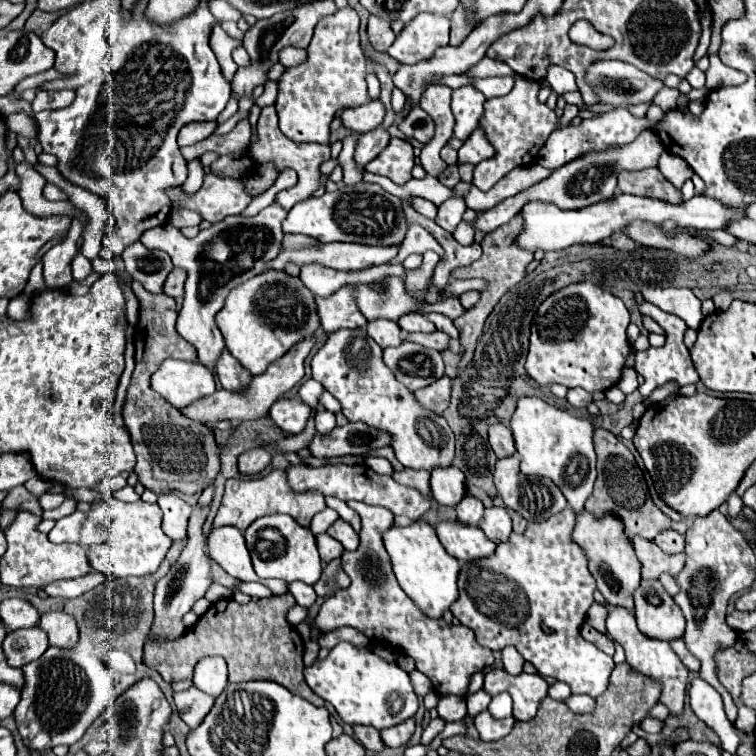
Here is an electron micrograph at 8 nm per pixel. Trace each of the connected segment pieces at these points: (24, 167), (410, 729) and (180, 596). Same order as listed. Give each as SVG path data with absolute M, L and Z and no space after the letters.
M20 162L16 164L16 173L20 178L19 195L22 196L24 208L28 208L28 212L36 214L36 216L48 216L48 214L80 214L80 218L86 222L86 216L72 204L72 202L48 202L42 196L42 186L46 184L46 180L38 174L38 170L28 164L28 162Z
M410 718L406 722L402 722L400 728L388 728L386 732L380 732L380 734L382 734L382 740L384 740L386 746L398 748L398 746L408 744L408 740L412 738L414 730L416 730L416 722L414 722L414 718Z
M208 506L194 508L194 512L190 516L190 524L188 524L188 544L182 550L178 562L170 568L170 572L156 586L156 594L154 594L156 624L152 626L150 638L172 638L172 636L180 636L186 630L180 624L182 616L186 612L190 612L192 604L196 600L200 600L206 594L208 586L212 584L210 564L208 564L208 556L204 552L204 536L202 536L202 524L204 524L206 516L208 516Z

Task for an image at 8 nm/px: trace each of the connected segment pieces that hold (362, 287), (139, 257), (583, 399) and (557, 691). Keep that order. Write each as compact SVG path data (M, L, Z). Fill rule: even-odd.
M386 276L370 284L354 284L354 300L358 304L358 310L368 320L384 318L396 322L404 314L418 312L422 306L428 304L428 292L430 286L420 296L412 296L406 290L404 278L398 276Z
M134 242L124 248L120 254L126 272L132 280L138 280L148 292L160 294L162 284L170 270L174 268L170 262L170 256L162 250L148 250L142 242Z
M574 388L574 390L568 390L566 400L574 408L586 408L592 402L592 396L586 390L582 390L582 388Z
M556 682L556 684L552 684L550 686L550 698L556 698L556 700L568 700L570 698L570 688L566 686L566 684L562 684L562 682Z

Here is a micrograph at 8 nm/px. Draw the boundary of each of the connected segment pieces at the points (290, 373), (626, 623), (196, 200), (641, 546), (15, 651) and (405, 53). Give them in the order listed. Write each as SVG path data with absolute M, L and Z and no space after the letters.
M314 338L310 340L302 340L302 344L296 344L290 352L286 352L286 356L278 358L274 364L270 364L270 368L264 374L252 376L250 384L242 390L218 390L214 392L214 396L206 396L198 402L194 402L192 406L184 408L182 414L186 414L192 420L204 422L204 424L214 424L218 420L232 420L232 422L242 422L242 420L256 420L264 414L268 414L270 406L288 390L292 390L304 376L304 360L310 354L314 346Z
M610 606L608 618L606 618L606 634L624 648L626 652L626 662L630 664L632 670L656 680L662 684L662 698L660 702L670 710L670 714L680 716L684 712L684 700L686 700L686 678L688 678L688 670L686 666L678 660L678 656L672 652L670 644L666 644L664 640L650 640L648 636L642 636L642 632L638 632L636 620L632 612L626 612L622 608L614 608Z
M206 172L202 188L194 194L186 194L182 186L172 186L166 194L172 206L194 210L212 224L230 214L240 214L252 202L250 192L246 192L244 178L222 178L214 172Z
M636 536L632 540L634 552L642 564L642 578L644 580L654 580L660 578L660 574L670 574L676 576L684 568L684 552L680 554L666 554L662 552L652 540L644 540Z
M38 626L26 628L22 632L8 632L4 640L4 654L8 664L22 668L24 664L38 660L48 650L48 636Z
M418 14L410 20L388 54L400 64L418 64L430 60L440 46L450 42L450 20L436 14Z

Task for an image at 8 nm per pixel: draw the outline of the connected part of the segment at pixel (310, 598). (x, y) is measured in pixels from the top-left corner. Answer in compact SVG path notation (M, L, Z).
M292 582L292 584L288 584L288 590L290 590L292 596L296 596L296 602L300 606L304 606L304 608L310 608L314 604L314 600L316 600L314 588L304 584L304 582Z

